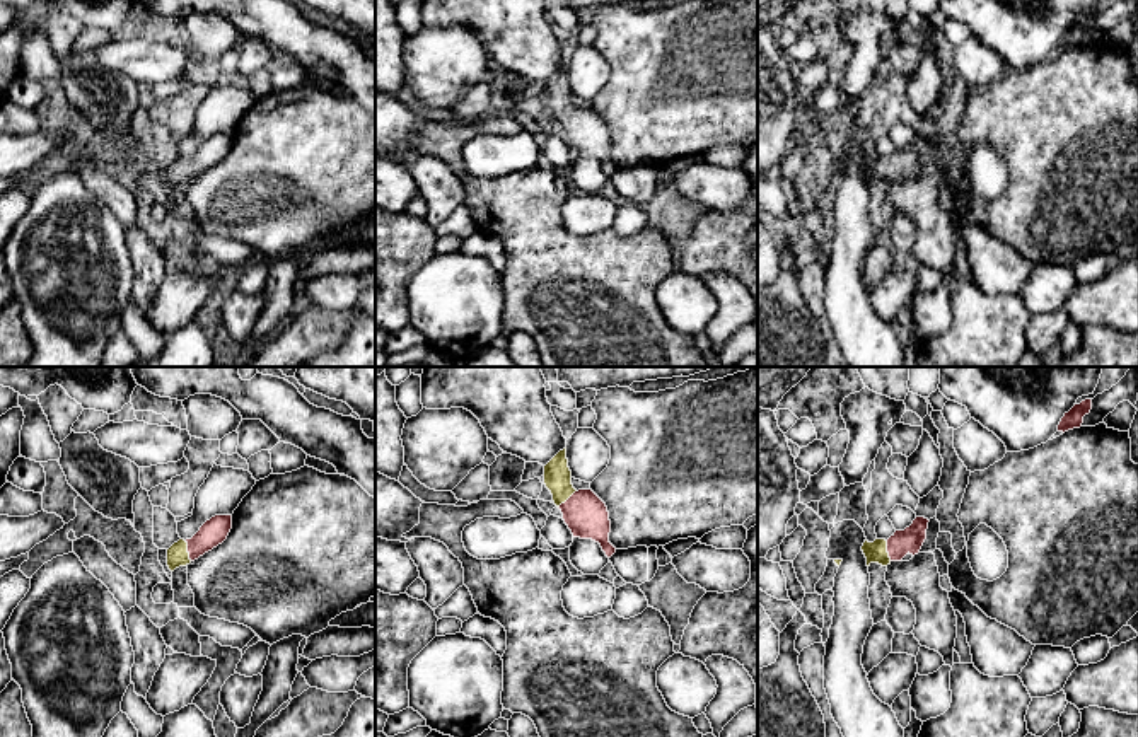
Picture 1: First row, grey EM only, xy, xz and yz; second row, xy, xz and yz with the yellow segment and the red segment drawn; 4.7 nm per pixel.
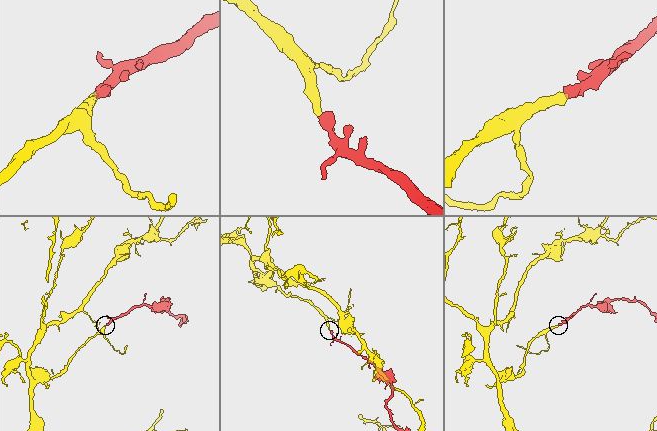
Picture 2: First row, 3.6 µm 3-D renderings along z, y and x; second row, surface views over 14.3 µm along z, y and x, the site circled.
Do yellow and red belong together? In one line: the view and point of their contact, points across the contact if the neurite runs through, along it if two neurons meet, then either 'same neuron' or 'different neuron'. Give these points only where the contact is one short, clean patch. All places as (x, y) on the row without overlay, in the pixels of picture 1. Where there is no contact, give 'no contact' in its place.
contact xy (186, 169); way xy (178, 173), (186, 169), (212, 150); same neuron

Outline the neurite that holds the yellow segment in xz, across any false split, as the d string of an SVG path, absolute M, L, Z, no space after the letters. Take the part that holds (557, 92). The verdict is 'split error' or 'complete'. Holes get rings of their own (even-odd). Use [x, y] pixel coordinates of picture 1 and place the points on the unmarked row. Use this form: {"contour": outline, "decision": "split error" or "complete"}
{"contour": "M566 65L544 84L543 94L573 155L599 160L606 174L611 176L616 165L609 160L611 138L607 125L592 107L577 109L573 106Z", "decision": "split error"}

